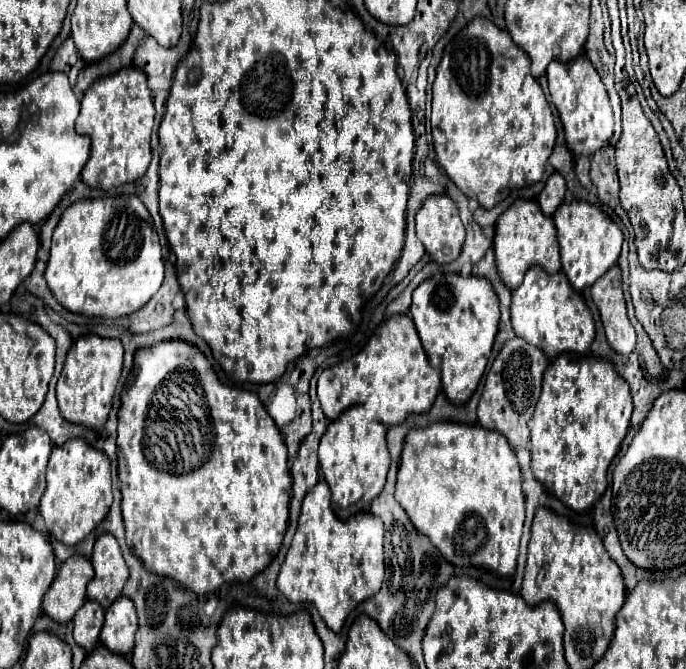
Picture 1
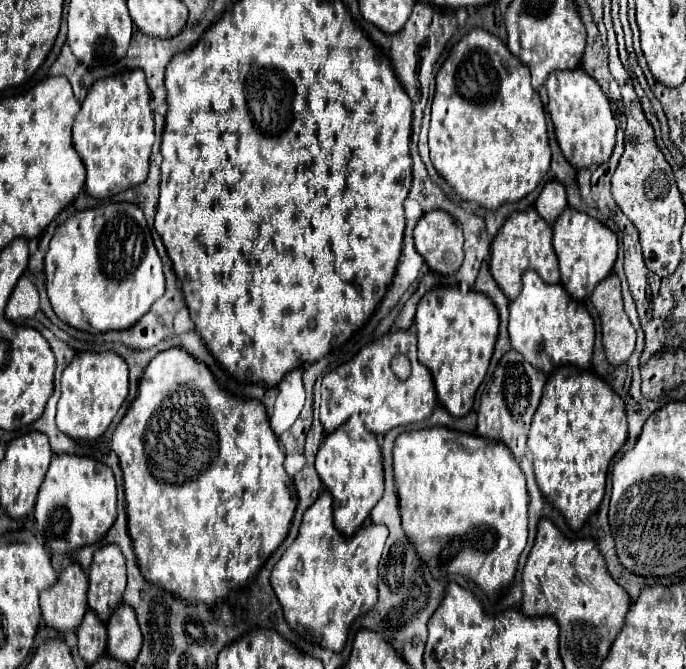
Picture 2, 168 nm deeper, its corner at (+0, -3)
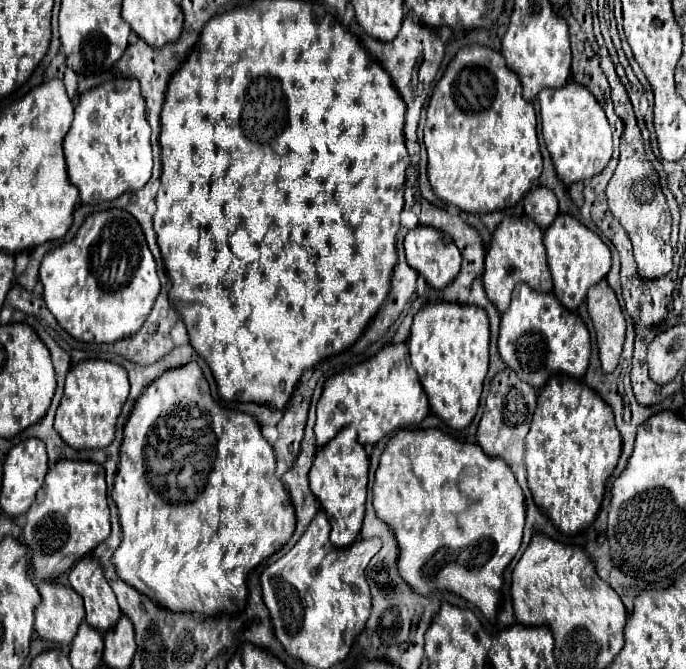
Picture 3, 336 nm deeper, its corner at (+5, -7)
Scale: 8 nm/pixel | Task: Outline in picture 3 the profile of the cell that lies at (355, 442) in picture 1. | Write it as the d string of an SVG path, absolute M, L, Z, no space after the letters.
M342 428L326 446L322 446L314 458L308 480L310 490L314 492L314 496L318 496L330 520L332 544L338 548L350 546L360 536L368 486L368 454L358 442L358 434L348 428Z

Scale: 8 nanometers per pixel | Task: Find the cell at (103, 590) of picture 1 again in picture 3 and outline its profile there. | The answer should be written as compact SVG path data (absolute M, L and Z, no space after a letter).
M84 556L70 572L70 586L84 598L86 622L100 632L112 628L122 616L118 600L106 582L102 564L94 556Z

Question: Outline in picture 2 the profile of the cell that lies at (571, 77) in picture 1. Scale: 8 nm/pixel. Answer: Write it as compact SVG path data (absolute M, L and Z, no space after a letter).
M581 68L569 70L569 72L553 72L547 78L547 96L549 96L549 116L553 120L555 138L559 142L559 148L567 162L573 168L593 168L611 158L613 146L615 146L615 130L617 122L611 112L609 98L601 92L599 84L587 76Z

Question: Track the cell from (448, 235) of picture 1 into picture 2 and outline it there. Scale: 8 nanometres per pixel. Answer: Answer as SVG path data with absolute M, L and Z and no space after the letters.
M439 210L425 212L413 230L413 238L415 238L415 250L423 256L429 270L437 274L455 274L459 270L463 262L463 232L455 218Z

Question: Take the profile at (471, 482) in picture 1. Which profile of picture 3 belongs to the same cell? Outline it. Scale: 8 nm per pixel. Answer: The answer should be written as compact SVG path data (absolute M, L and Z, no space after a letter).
M438 428L398 430L380 456L372 490L376 514L390 524L398 540L398 572L410 588L424 596L434 590L450 590L478 606L492 622L504 586L504 570L520 548L526 516L524 494L508 464L484 454L478 444L460 444Z

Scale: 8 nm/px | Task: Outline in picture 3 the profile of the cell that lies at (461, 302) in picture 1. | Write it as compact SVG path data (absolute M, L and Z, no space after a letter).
M436 302L426 304L414 316L408 342L410 362L428 394L432 412L456 430L466 428L478 410L482 382L488 372L488 342L490 328L484 308L458 302Z

